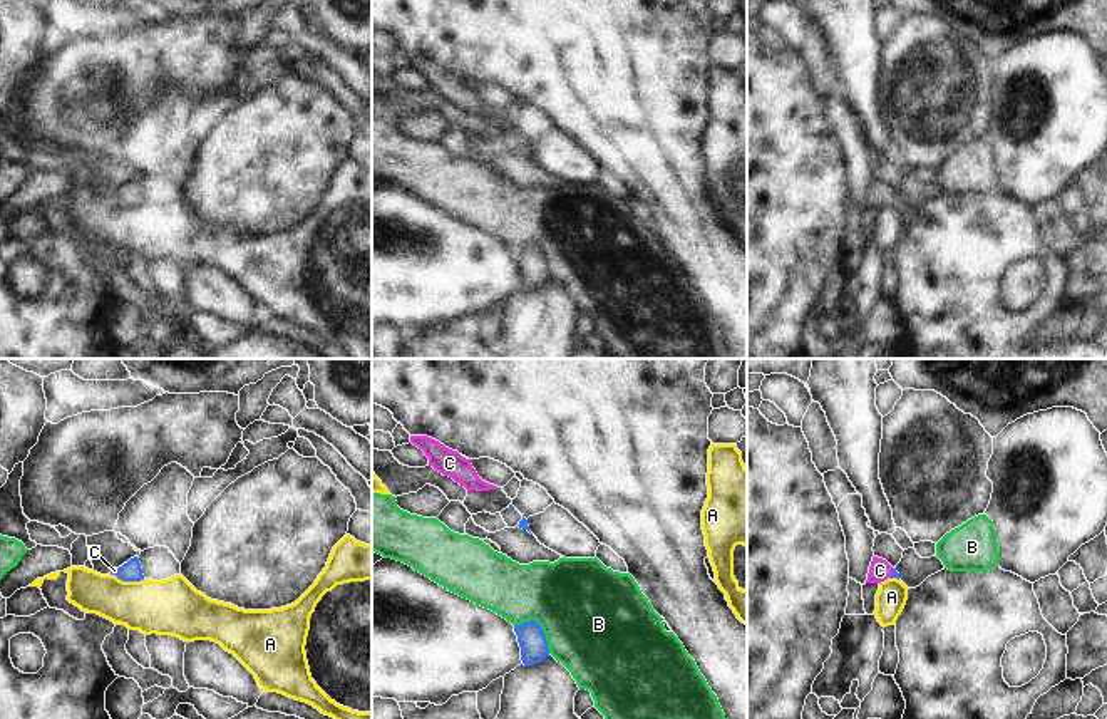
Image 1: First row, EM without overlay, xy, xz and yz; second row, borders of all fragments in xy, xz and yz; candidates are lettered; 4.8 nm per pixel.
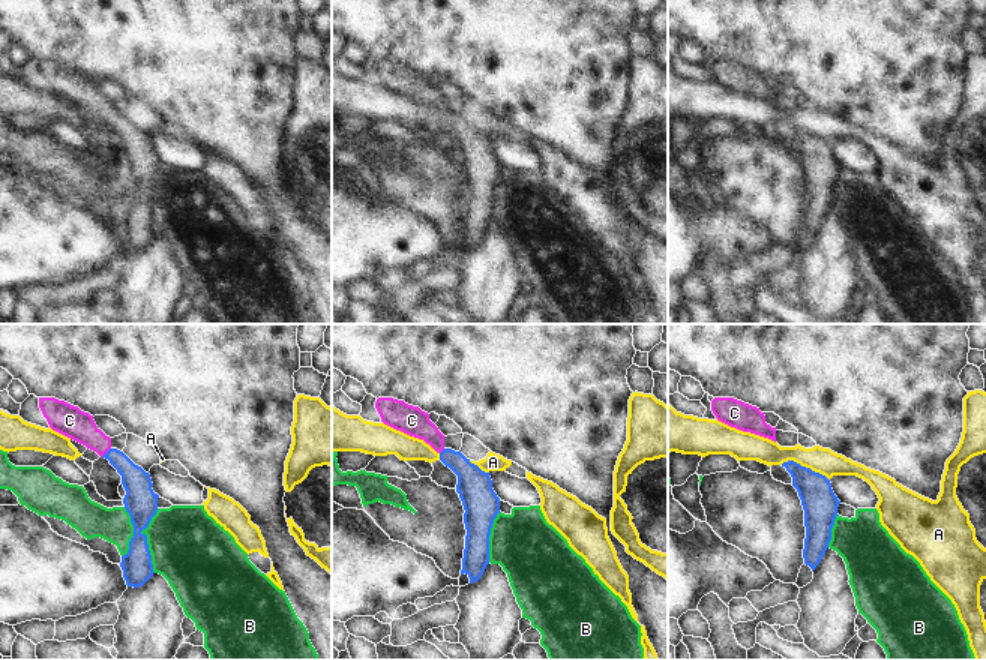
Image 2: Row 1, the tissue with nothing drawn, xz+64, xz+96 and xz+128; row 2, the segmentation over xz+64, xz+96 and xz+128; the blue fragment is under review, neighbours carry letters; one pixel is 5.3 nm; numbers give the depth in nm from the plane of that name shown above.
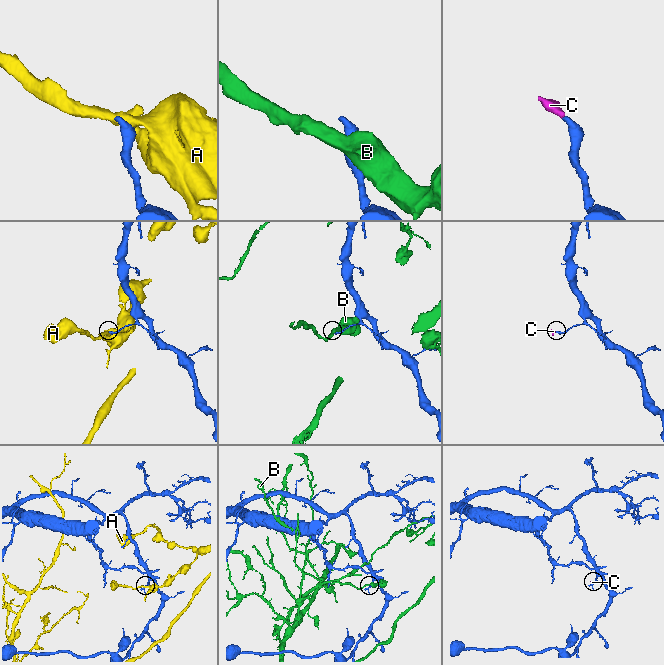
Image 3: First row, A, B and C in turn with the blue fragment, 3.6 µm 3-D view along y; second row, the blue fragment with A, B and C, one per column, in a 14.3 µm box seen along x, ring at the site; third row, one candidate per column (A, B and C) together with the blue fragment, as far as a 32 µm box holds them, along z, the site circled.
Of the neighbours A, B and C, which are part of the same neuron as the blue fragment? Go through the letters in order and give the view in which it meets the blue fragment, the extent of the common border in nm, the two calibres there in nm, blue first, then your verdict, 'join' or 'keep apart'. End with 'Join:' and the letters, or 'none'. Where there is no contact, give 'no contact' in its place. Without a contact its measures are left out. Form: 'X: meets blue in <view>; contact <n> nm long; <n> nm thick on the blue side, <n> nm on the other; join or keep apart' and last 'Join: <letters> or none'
A: meets blue in xy; contact 150 nm long; 100 nm thick on the blue side, 280 nm on the other; keep apart
B: meets blue in xz; contact 220 nm long; 130 nm thick on the blue side, 480 nm on the other; keep apart
C: meets blue in yz; contact 50 nm long; 40 nm thick on the blue side, 110 nm on the other; join
Join: C

